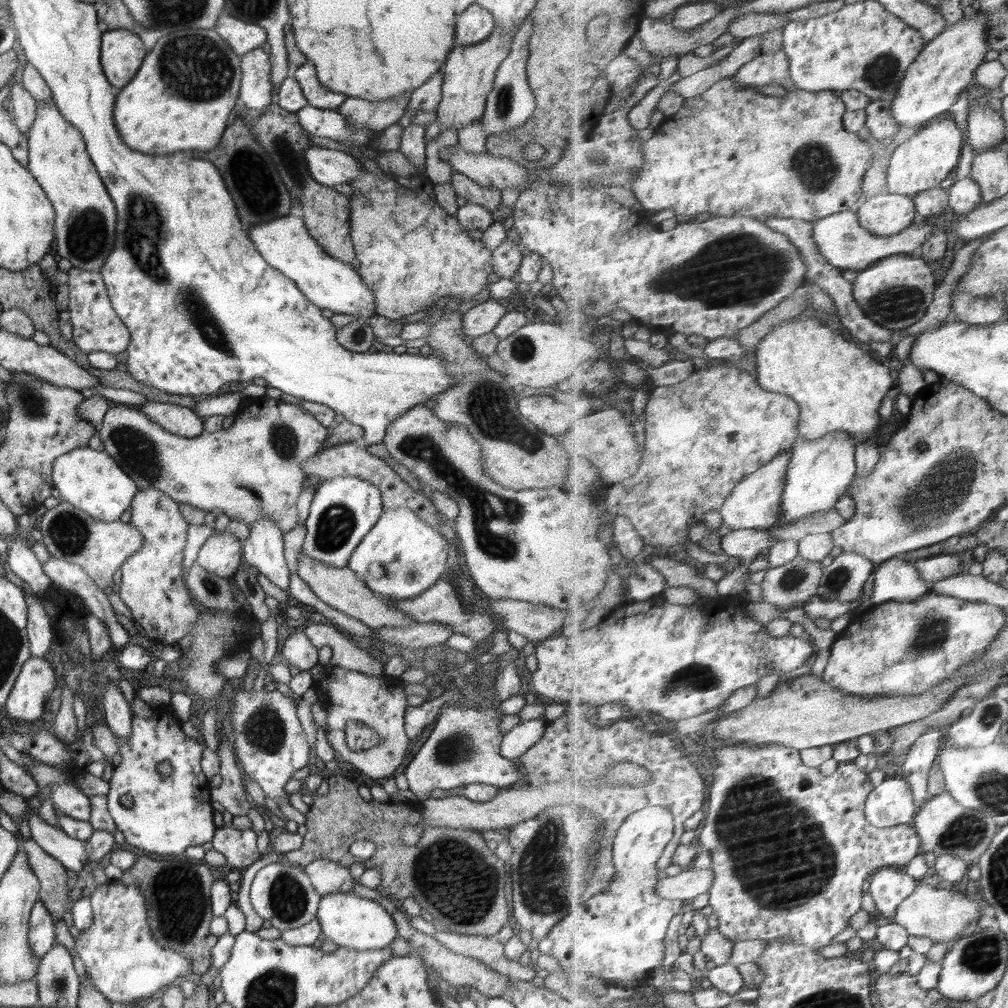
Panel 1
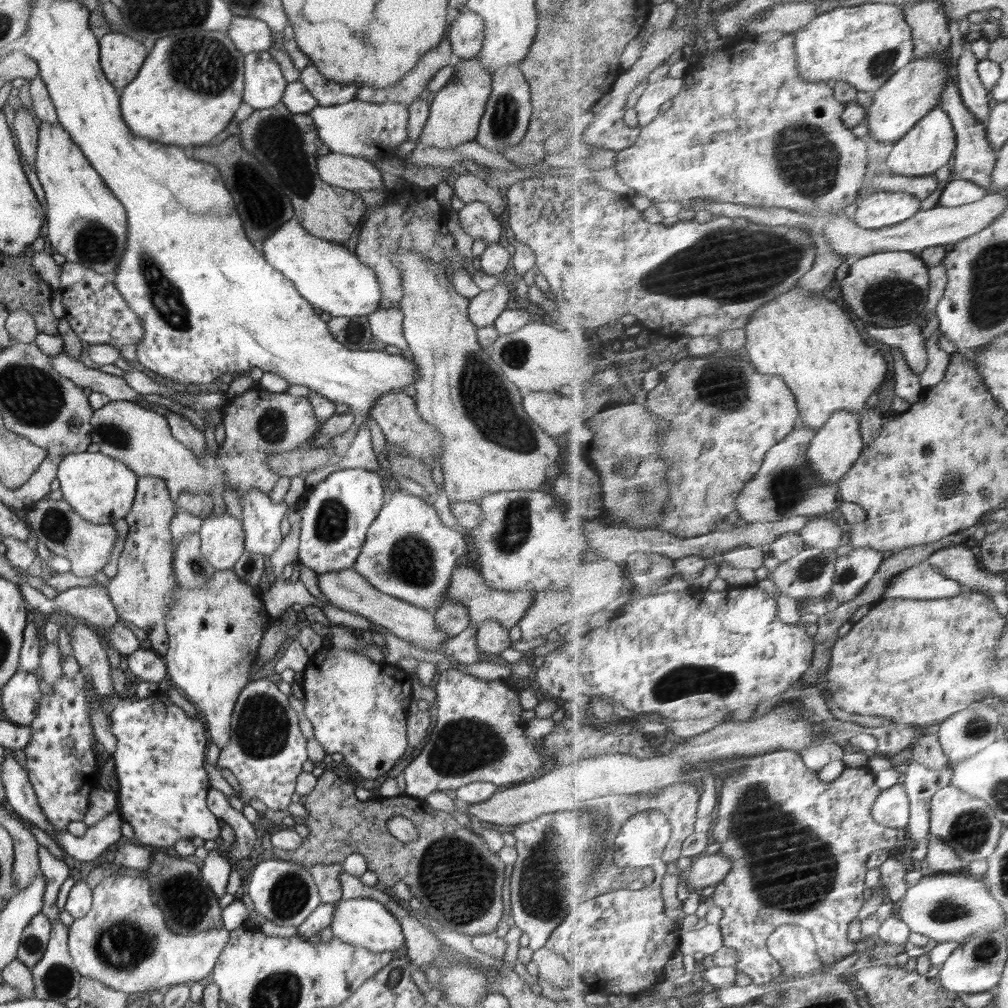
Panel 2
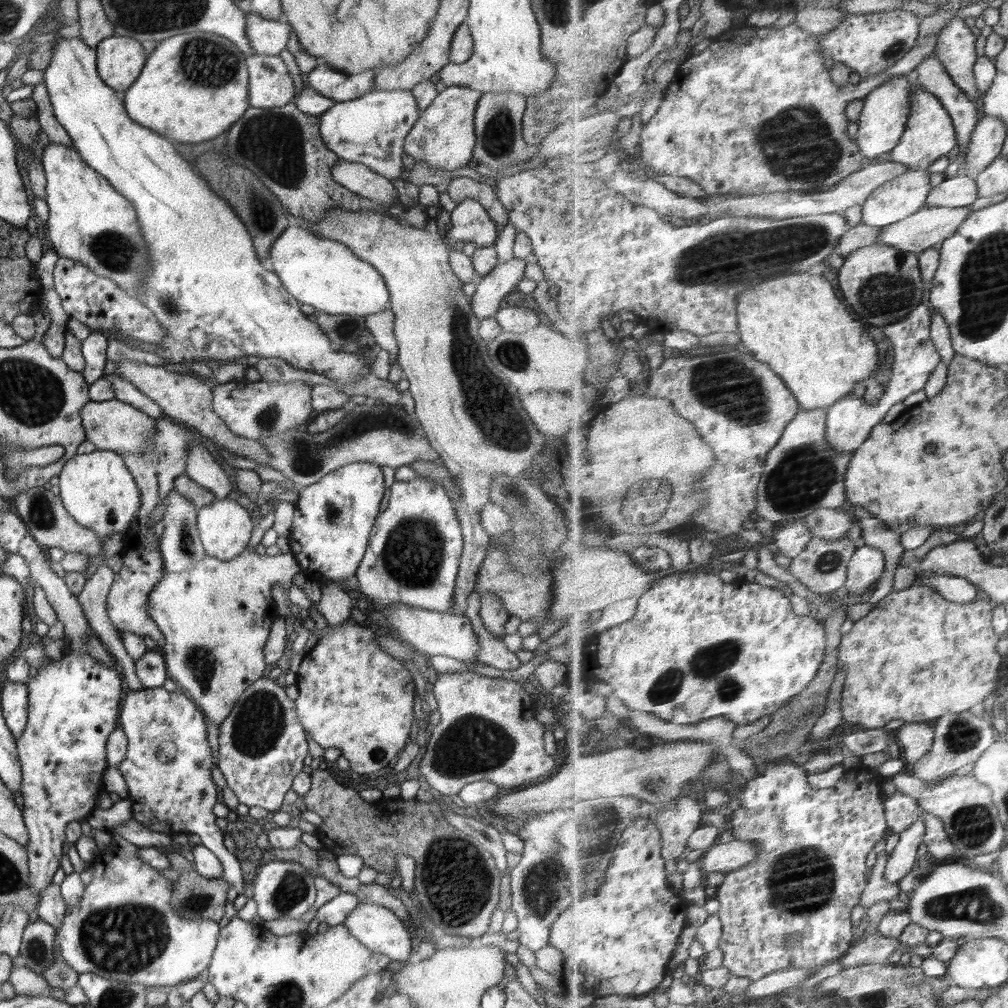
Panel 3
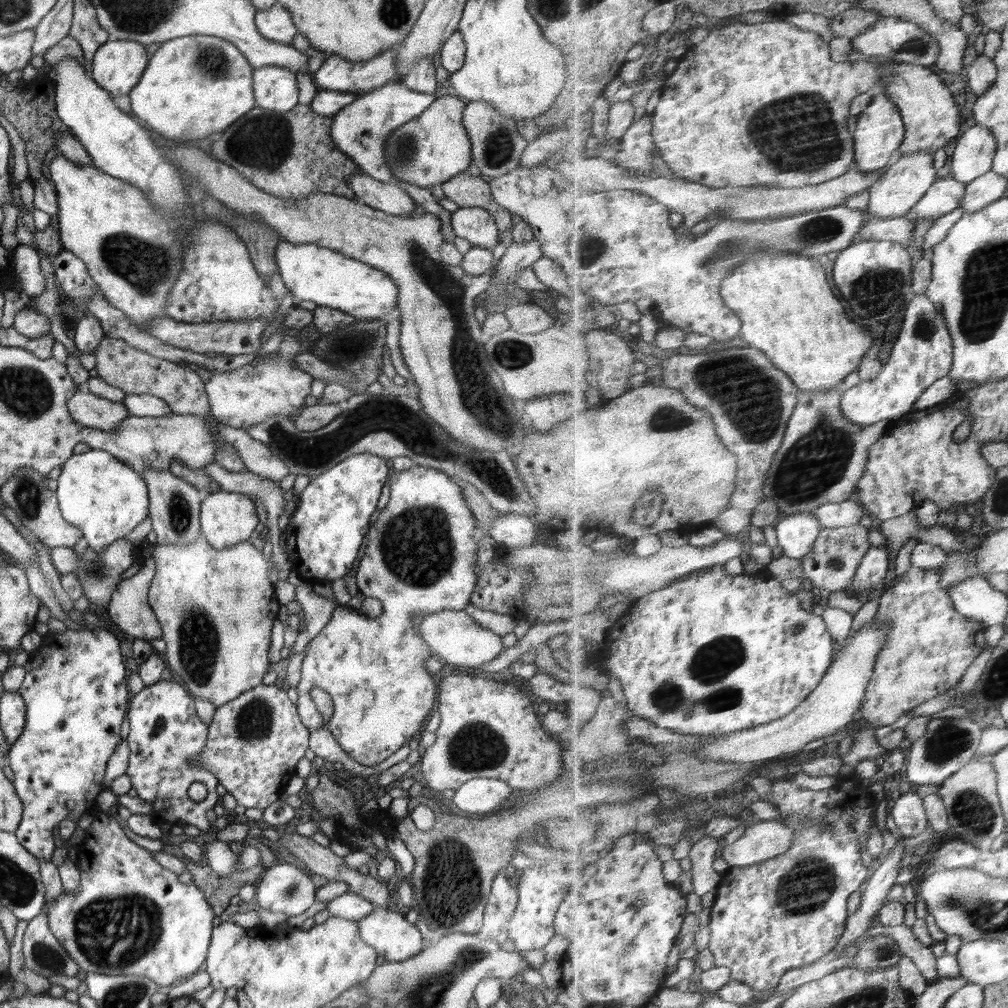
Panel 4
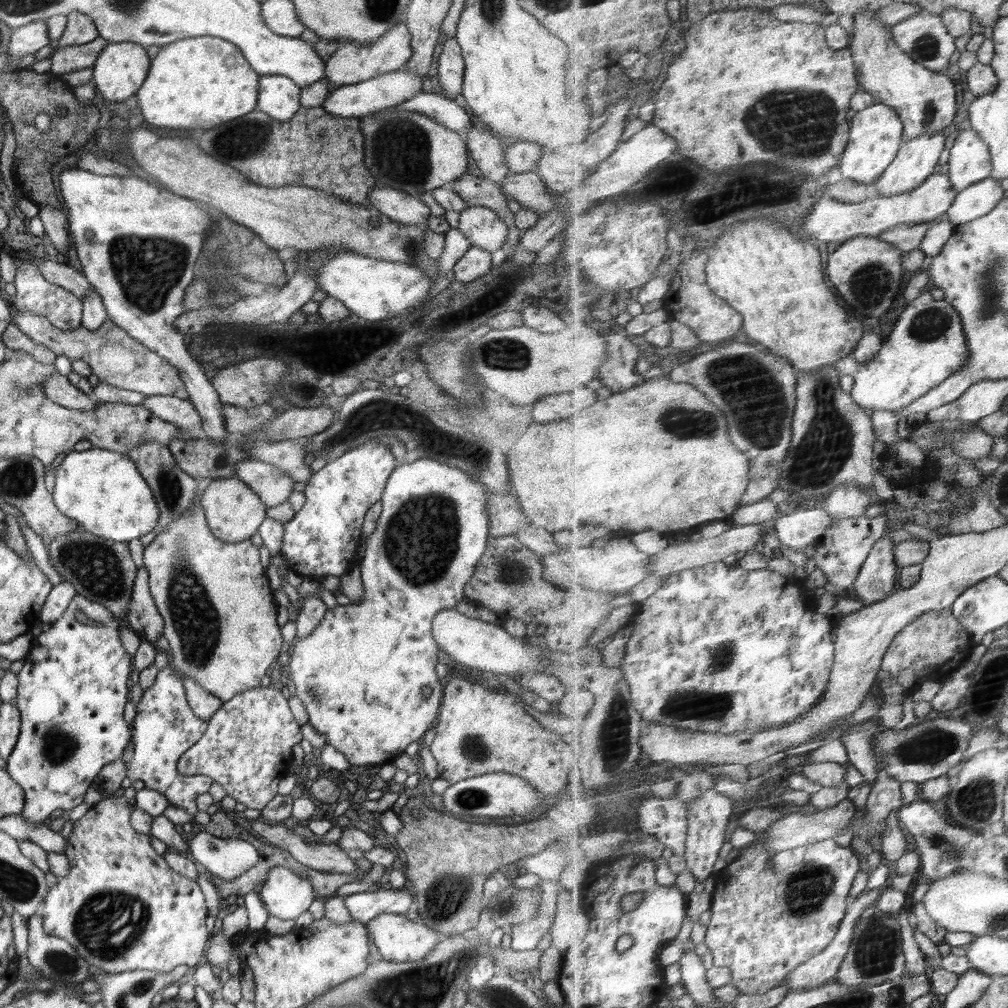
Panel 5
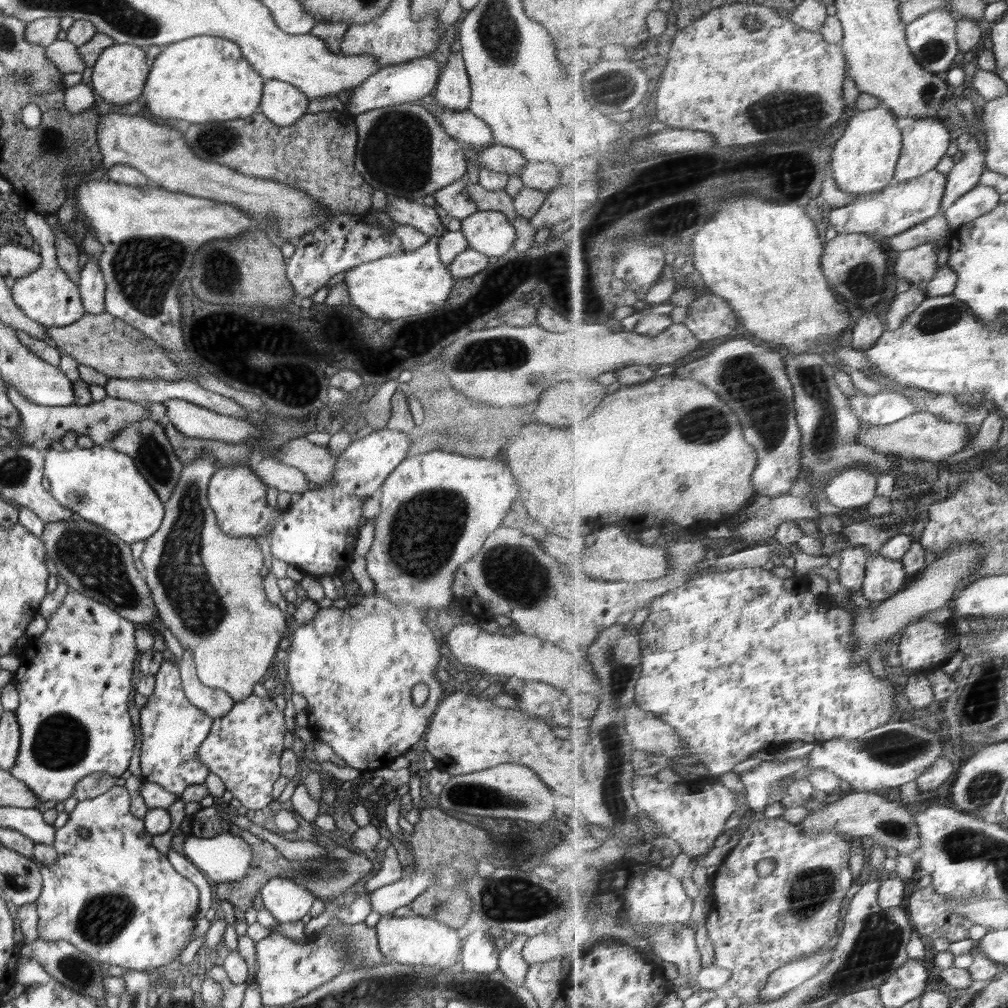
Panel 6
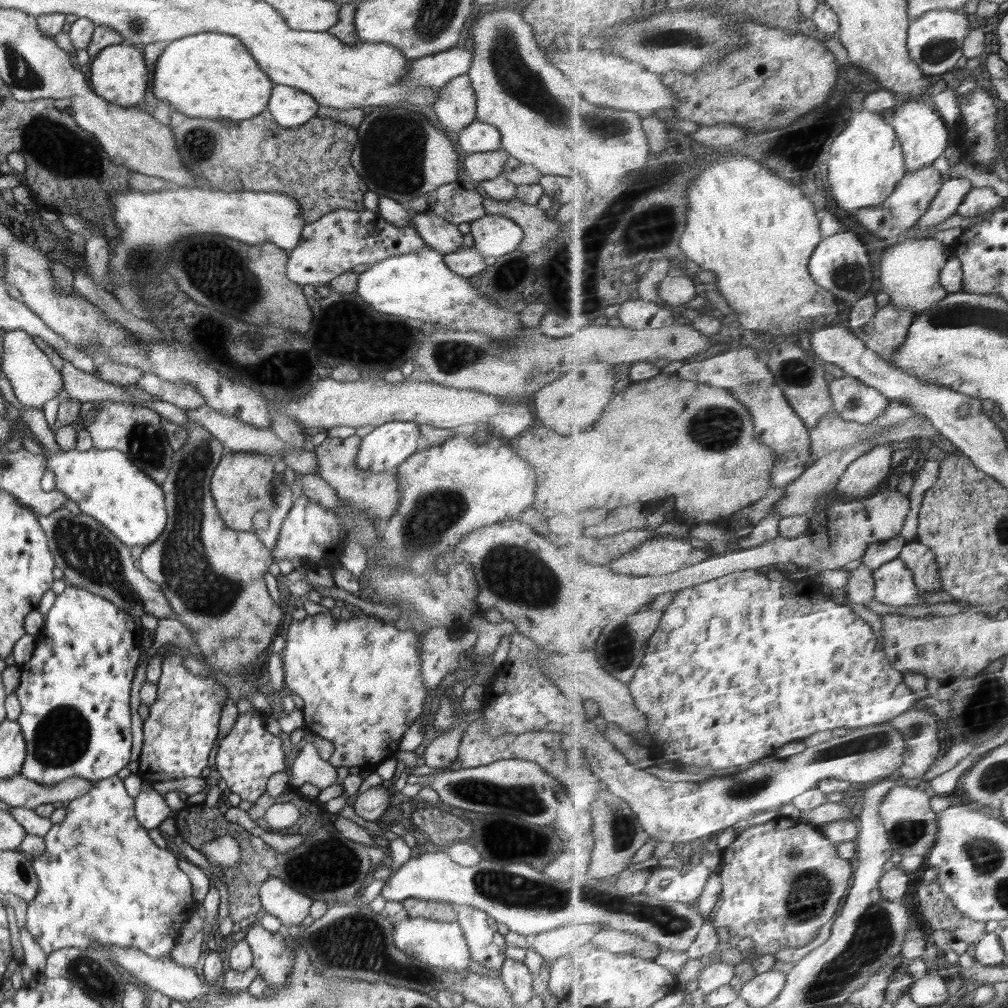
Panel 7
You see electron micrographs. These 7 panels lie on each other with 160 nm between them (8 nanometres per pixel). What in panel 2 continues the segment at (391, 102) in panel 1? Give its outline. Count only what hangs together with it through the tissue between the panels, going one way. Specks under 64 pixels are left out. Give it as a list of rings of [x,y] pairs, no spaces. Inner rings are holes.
[[[446,31],[436,48],[429,50],[398,84],[386,88],[359,87],[355,99],[364,102],[401,102],[409,106],[411,102],[425,95],[428,81],[441,68],[454,65],[458,60]]]

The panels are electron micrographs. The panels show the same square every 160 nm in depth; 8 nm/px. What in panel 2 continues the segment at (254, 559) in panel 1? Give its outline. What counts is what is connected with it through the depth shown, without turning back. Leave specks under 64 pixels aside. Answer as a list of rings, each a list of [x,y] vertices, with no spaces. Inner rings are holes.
[[[251,488],[239,500],[242,506],[242,526],[245,534],[245,550],[262,554],[267,561],[282,544],[284,538],[281,522],[289,504],[274,502],[269,495]]]

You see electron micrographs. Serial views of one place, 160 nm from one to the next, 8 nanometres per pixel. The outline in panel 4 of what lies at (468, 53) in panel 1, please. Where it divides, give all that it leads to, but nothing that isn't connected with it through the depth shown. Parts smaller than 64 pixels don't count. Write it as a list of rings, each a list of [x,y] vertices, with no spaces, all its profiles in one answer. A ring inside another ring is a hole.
[[[444,95],[436,97],[432,104],[420,115],[392,132],[384,143],[384,160],[393,174],[394,182],[398,179],[409,182],[420,188],[428,188],[450,180],[453,176],[463,173],[471,163],[471,146],[468,134],[462,124],[465,104],[460,96]]]

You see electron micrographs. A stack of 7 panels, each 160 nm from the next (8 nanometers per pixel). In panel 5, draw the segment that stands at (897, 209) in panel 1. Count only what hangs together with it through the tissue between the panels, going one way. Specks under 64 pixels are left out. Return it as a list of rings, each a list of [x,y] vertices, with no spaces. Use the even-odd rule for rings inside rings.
[[[944,133],[920,136],[906,141],[895,162],[875,186],[882,197],[892,197],[910,193],[930,179],[936,166],[940,165],[940,156],[946,150]]]

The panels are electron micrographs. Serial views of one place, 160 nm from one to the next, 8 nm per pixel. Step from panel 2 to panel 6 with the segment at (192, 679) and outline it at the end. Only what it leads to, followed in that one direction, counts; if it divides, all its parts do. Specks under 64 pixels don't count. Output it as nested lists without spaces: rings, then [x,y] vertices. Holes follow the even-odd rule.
[[[213,454],[198,456],[190,464],[183,465],[172,496],[169,496],[169,499],[164,502],[165,515],[159,529],[145,540],[145,548],[141,555],[142,564],[144,565],[142,576],[147,582],[148,588],[151,588],[150,592],[154,603],[156,603],[156,609],[158,609],[158,615],[160,615],[159,618],[163,621],[163,628],[168,628],[168,630],[172,631],[174,637],[180,642],[182,649],[192,651],[197,678],[201,681],[201,684],[210,689],[225,691],[235,702],[240,702],[246,700],[248,696],[252,696],[254,685],[262,682],[262,678],[266,675],[268,668],[271,668],[271,665],[275,663],[275,654],[282,640],[282,635],[284,635],[284,631],[287,628],[286,614],[283,614],[277,605],[271,604],[266,598],[262,584],[263,577],[260,576],[260,570],[264,566],[264,559],[260,547],[256,545],[256,539],[254,537],[228,536],[221,531],[216,522],[214,511],[211,509],[207,499],[207,488],[212,475],[217,469],[218,464],[215,462]]]

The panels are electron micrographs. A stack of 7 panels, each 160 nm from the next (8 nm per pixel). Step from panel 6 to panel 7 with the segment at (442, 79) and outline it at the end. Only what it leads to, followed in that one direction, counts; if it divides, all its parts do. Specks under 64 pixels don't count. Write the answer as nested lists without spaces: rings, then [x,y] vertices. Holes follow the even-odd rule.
[[[455,76],[439,90],[431,112],[448,132],[459,135],[476,119],[476,101],[469,76]]]

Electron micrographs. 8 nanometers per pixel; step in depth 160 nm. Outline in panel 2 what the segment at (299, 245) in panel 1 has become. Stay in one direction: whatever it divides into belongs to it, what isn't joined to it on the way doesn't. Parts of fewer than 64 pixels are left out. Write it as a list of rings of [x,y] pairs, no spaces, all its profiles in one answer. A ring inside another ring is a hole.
[[[295,217],[281,224],[261,245],[268,264],[289,278],[313,307],[333,317],[368,316],[379,309],[382,295],[374,271],[360,263],[345,245],[312,236]]]

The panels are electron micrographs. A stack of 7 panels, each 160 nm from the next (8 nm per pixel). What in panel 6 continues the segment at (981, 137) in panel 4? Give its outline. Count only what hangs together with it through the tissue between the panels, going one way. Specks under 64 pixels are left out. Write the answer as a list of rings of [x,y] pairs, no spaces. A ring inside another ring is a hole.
[[[963,130],[958,133],[958,140],[959,151],[964,153],[964,158],[956,164],[952,174],[948,175],[949,183],[942,214],[950,210],[962,196],[966,196],[980,185],[982,174],[987,167],[987,156],[984,156],[980,140],[976,136]]]

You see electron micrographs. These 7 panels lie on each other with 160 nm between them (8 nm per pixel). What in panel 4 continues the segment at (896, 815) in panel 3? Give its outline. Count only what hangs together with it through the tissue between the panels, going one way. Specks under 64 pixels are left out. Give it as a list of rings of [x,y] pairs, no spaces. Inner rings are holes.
[[[916,791],[901,795],[893,804],[892,815],[906,837],[924,834],[926,826],[930,825],[925,798],[922,798]]]

